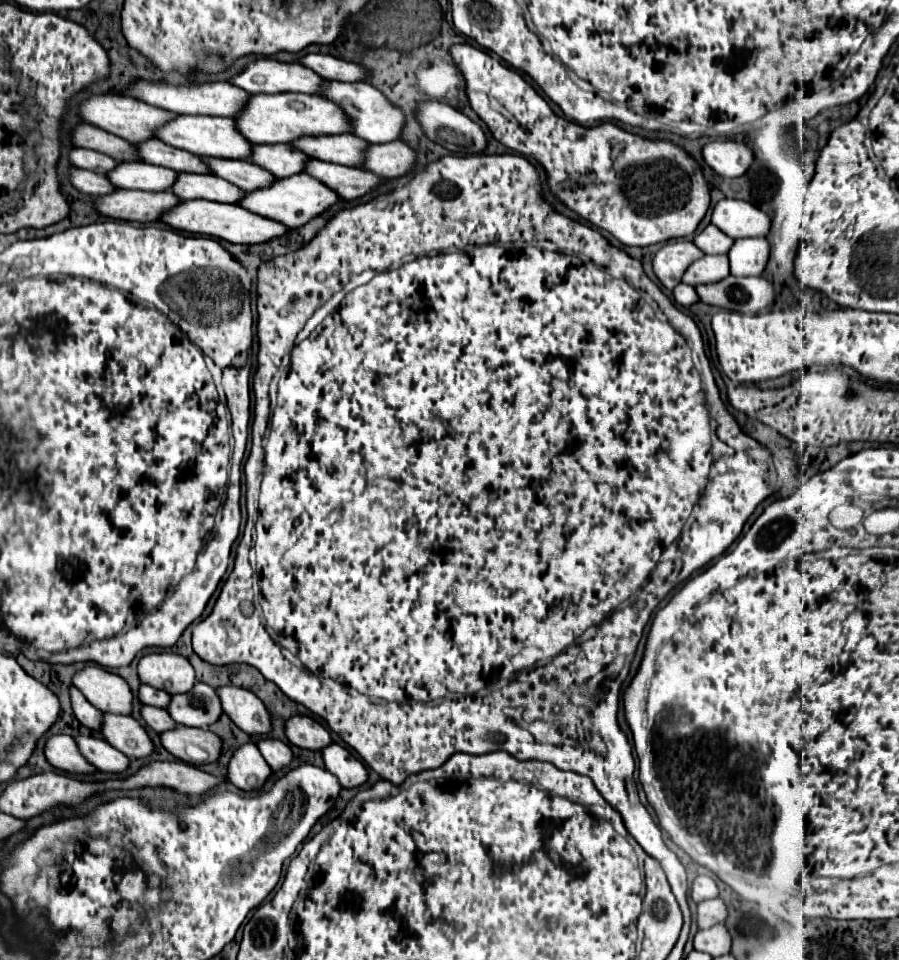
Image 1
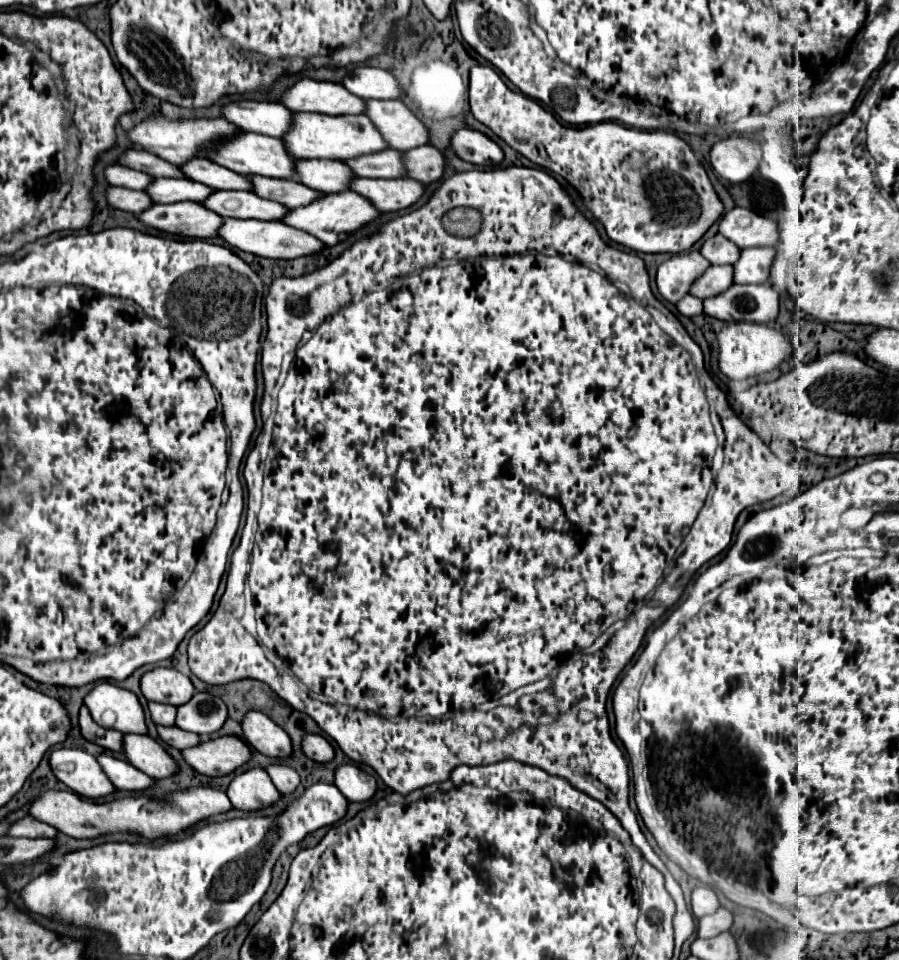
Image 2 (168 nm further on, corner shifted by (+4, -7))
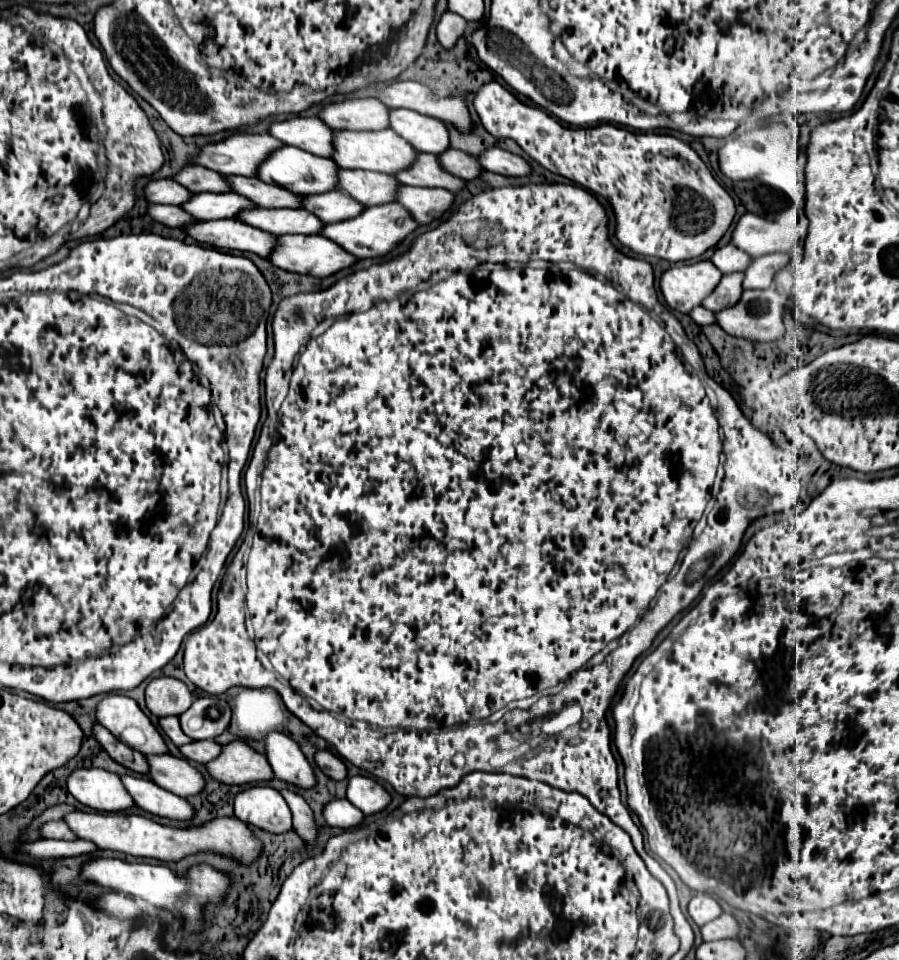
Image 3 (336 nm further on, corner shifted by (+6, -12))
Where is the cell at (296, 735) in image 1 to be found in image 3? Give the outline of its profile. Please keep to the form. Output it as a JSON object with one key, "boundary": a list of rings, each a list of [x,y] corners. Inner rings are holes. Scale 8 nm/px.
{"boundary":[[[320,750],[320,752],[316,752],[314,760],[316,760],[318,768],[326,776],[330,776],[334,780],[344,780],[346,778],[346,766],[344,766],[344,762],[336,754],[332,754],[328,750]]]}

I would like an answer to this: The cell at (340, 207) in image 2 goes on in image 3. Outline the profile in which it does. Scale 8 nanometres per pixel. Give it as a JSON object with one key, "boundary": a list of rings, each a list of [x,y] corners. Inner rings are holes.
{"boundary":[[[378,204],[378,206],[366,206],[358,216],[342,220],[342,222],[332,222],[324,224],[320,228],[320,234],[326,236],[328,240],[336,242],[342,246],[346,252],[350,252],[356,258],[378,258],[390,252],[398,242],[402,242],[410,232],[414,232],[418,224],[410,220],[410,214],[400,206],[400,204]]]}

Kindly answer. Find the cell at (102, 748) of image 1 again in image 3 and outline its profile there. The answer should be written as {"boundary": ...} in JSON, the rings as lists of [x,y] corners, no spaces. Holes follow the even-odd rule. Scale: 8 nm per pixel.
{"boundary":[[[124,774],[120,776],[120,780],[128,790],[128,794],[132,796],[134,804],[150,814],[170,820],[188,820],[194,816],[194,808],[184,798],[156,786],[146,776]]]}

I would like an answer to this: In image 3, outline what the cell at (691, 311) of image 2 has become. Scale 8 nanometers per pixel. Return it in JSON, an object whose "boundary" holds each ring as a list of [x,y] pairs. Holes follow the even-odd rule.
{"boundary":[[[696,306],[692,312],[690,312],[690,318],[698,324],[698,326],[706,326],[706,324],[714,324],[714,314],[702,306]]]}

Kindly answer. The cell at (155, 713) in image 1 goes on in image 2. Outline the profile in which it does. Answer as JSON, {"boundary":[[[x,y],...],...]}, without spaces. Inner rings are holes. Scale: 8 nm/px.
{"boundary":[[[160,725],[158,733],[160,733],[164,743],[168,743],[168,745],[180,749],[180,751],[184,751],[188,747],[196,747],[196,745],[202,743],[200,735],[192,735],[188,731],[180,731],[180,727],[162,727]]]}

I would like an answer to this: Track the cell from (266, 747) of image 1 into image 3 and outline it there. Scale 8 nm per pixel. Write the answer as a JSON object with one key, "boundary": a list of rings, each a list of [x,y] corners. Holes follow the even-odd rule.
{"boundary":[[[280,790],[280,794],[284,796],[292,816],[294,816],[294,830],[306,840],[306,842],[314,842],[316,840],[316,828],[314,828],[314,816],[310,806],[306,804],[306,800],[292,792],[292,790]]]}

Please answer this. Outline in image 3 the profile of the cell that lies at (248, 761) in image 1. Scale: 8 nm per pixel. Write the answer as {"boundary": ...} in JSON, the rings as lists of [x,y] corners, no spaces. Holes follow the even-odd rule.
{"boundary":[[[250,786],[236,794],[234,816],[246,824],[280,834],[292,828],[292,814],[282,794],[270,786]]]}

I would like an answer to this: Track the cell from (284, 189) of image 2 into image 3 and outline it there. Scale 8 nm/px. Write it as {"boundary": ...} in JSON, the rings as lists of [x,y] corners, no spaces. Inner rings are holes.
{"boundary":[[[322,192],[322,194],[308,194],[300,200],[302,208],[312,212],[322,222],[326,220],[346,220],[346,216],[354,216],[358,208],[364,208],[350,196],[342,196],[342,192]]]}

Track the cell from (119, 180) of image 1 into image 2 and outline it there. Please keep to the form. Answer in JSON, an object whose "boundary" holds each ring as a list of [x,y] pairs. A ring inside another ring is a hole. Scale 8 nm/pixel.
{"boundary":[[[156,179],[146,193],[154,199],[154,203],[178,203],[178,201],[194,201],[208,199],[212,187],[204,187],[202,183],[192,183],[190,179]]]}

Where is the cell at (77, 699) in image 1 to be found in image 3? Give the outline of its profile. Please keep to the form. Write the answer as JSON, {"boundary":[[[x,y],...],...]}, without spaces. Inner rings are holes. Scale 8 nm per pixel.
{"boundary":[[[94,724],[92,728],[92,736],[96,738],[96,742],[110,754],[112,760],[116,760],[118,764],[126,766],[128,770],[134,770],[138,774],[146,774],[146,758],[144,754],[136,752],[134,748],[126,746],[124,742],[120,742],[116,736],[112,736],[110,732],[106,732],[106,728],[102,728],[100,724]]]}

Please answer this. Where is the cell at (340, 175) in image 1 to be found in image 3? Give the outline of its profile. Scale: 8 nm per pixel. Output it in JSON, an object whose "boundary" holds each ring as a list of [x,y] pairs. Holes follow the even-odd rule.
{"boundary":[[[402,186],[396,190],[394,202],[404,206],[418,224],[430,224],[444,210],[452,206],[452,192],[444,188],[416,188]]]}

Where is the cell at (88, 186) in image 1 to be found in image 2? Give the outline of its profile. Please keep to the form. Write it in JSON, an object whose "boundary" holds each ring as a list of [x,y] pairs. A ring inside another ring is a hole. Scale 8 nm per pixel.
{"boundary":[[[110,187],[106,199],[112,207],[130,211],[130,213],[140,213],[154,205],[154,201],[148,199],[148,195],[144,195],[144,191],[132,191],[126,187]]]}

